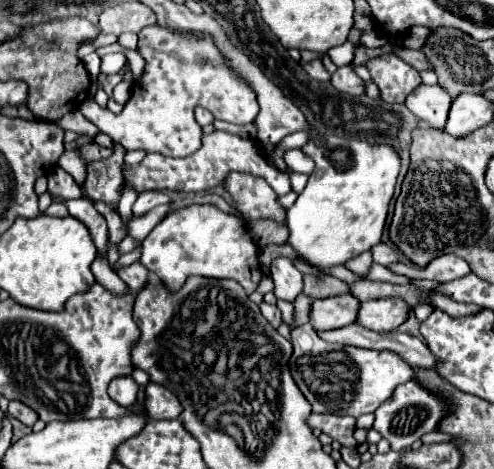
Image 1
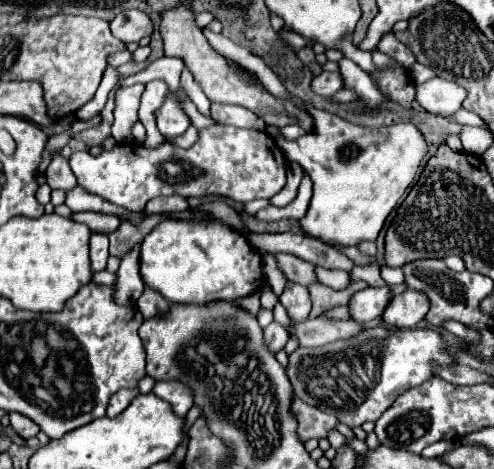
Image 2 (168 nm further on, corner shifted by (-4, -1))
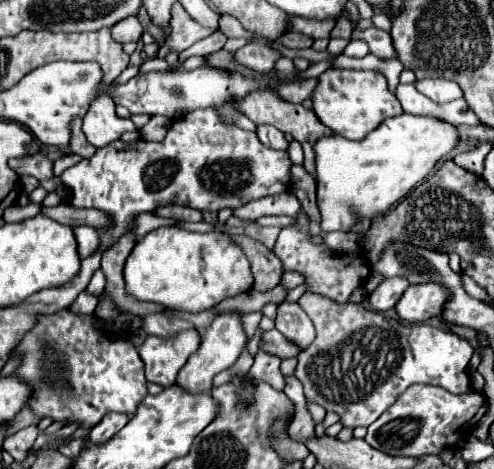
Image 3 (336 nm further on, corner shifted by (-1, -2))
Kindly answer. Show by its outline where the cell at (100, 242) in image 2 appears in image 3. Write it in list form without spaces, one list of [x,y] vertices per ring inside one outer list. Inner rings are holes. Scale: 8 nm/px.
[[[79,225],[79,227],[73,227],[73,233],[75,233],[75,239],[77,239],[77,249],[79,249],[81,257],[91,255],[93,251],[97,251],[97,243],[99,243],[97,229]]]

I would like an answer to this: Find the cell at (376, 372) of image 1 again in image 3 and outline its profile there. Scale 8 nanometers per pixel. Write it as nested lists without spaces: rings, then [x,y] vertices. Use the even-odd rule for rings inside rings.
[[[307,293],[301,295],[297,303],[313,321],[317,337],[307,351],[301,351],[297,355],[299,365],[295,369],[295,377],[303,383],[305,397],[323,405],[327,411],[337,411],[345,427],[369,427],[413,383],[443,387],[457,395],[473,391],[469,377],[469,361],[475,349],[467,339],[425,323],[403,323],[385,313],[367,309],[363,303],[337,305],[329,299]]]

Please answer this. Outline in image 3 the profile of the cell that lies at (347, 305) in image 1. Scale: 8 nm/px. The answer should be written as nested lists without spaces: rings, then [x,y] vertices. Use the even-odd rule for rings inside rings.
[[[405,277],[383,279],[381,285],[369,295],[369,307],[373,307],[375,311],[389,311],[389,309],[393,309],[407,287],[409,287],[409,281]]]

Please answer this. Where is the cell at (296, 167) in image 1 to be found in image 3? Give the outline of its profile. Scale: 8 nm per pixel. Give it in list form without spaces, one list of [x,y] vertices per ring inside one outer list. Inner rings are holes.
[[[285,191],[281,195],[257,199],[257,201],[245,205],[245,207],[239,207],[237,211],[233,211],[233,215],[243,219],[243,221],[255,221],[261,215],[287,215],[287,217],[293,217],[293,215],[297,215],[299,209],[301,209],[299,199],[291,191]]]

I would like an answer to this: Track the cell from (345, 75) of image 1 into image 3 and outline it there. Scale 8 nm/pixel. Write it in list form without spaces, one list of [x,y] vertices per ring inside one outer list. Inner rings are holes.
[[[303,79],[297,83],[285,83],[285,85],[277,87],[277,95],[289,103],[301,103],[307,97],[311,97],[315,85],[317,85],[317,79]]]

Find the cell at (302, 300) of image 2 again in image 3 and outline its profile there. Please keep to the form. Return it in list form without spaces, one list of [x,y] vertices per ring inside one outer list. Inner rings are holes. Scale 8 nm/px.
[[[281,303],[277,307],[275,327],[285,335],[287,341],[299,347],[299,351],[305,351],[309,343],[315,339],[315,327],[311,319],[305,315],[305,311],[297,303]],[[287,315],[291,315],[291,321],[285,319]]]

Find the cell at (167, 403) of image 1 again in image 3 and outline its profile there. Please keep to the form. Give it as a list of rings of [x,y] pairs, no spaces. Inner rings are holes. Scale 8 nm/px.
[[[231,311],[231,313],[217,315],[213,319],[213,323],[201,333],[201,345],[189,357],[185,367],[181,369],[181,373],[177,377],[177,385],[181,385],[187,391],[209,391],[213,377],[225,369],[229,369],[239,359],[245,345],[247,345],[247,333],[245,333],[243,323],[241,323],[241,313]]]

